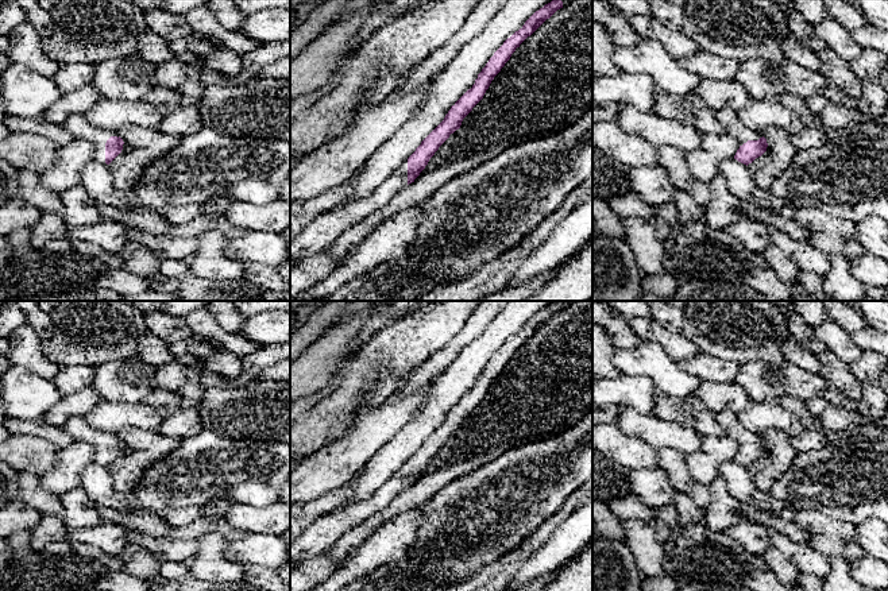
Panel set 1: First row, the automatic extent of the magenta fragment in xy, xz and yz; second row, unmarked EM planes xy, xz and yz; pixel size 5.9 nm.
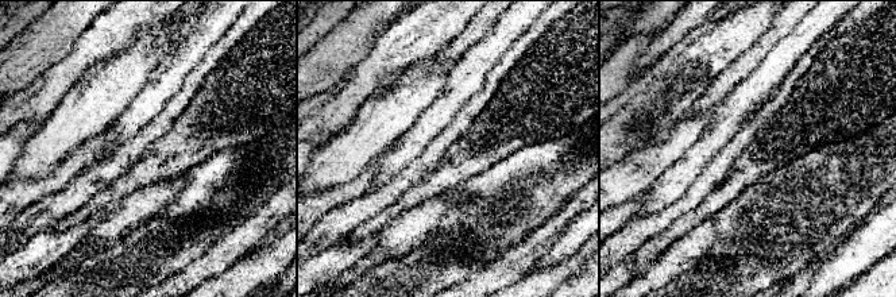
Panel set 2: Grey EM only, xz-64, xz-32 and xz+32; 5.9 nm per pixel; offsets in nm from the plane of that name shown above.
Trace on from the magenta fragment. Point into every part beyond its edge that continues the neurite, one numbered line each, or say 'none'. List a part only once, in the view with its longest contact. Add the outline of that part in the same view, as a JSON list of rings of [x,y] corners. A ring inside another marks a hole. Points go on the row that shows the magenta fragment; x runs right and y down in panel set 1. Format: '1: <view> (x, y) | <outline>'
1: xy (77, 124) | [[[72,115],[62,127],[76,139],[88,140],[94,146],[93,161],[105,163],[105,143],[111,136],[117,136],[117,131],[108,131],[90,124],[84,115]]]

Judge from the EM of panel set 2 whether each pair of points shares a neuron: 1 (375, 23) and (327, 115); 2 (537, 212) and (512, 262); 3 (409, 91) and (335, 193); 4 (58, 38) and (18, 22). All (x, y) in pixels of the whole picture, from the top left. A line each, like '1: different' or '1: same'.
1: different
2: different
3: different
4: different

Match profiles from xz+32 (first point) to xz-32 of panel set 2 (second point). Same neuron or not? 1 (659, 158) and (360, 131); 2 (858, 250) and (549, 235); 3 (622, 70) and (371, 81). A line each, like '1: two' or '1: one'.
1: one
2: two
3: two

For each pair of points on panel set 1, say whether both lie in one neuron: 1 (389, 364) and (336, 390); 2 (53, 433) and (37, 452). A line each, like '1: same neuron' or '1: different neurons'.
1: same neuron
2: different neurons

